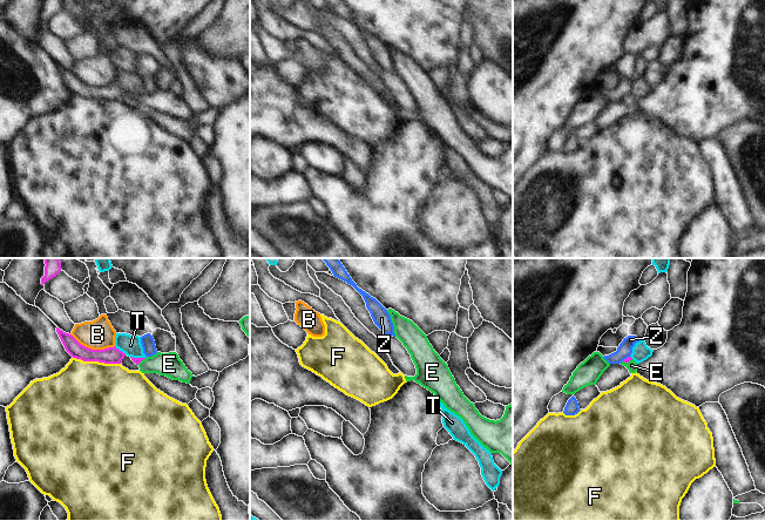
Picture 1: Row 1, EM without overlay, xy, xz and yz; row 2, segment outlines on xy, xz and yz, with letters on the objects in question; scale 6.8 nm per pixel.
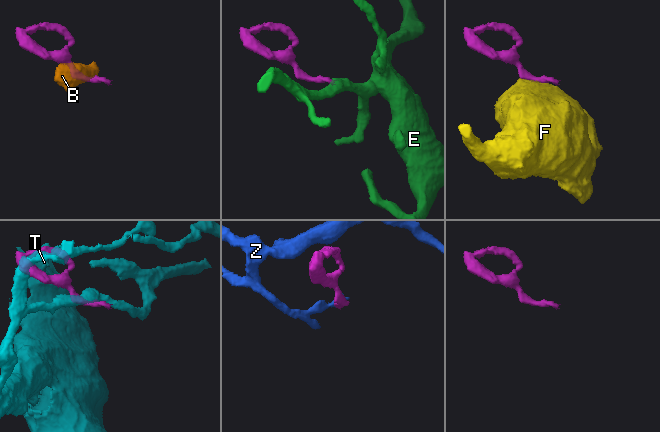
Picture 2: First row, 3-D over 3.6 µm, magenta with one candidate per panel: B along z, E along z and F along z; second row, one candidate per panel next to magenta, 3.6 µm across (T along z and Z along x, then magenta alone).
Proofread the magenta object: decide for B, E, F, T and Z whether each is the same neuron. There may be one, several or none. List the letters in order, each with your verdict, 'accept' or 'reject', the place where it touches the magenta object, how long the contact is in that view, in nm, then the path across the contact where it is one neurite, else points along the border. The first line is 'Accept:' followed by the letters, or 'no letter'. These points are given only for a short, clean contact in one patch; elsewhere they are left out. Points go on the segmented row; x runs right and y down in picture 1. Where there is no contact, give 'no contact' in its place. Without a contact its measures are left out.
Accept: E
B: reject; meets magenta in xy at (93, 350); contact 320 nm long; border along xy (70, 333), (81, 344), (92, 349), (114, 346)
E: accept; meets magenta in yz at (627, 362); contact 70 nm long; runs through yz (628, 359), (627, 362), (631, 365)
F: reject; meets magenta in xy at (96, 360); contact 340 nm long; border along xy (73, 357), (83, 360), (120, 364)
T: reject; meets magenta in xy at (119, 350); contact 100 nm long; border along xy (114, 346), (126, 353)
Z: reject; meets magenta in yz at (627, 358); contact 70 nm long; border along yz (629, 356), (622, 360)

